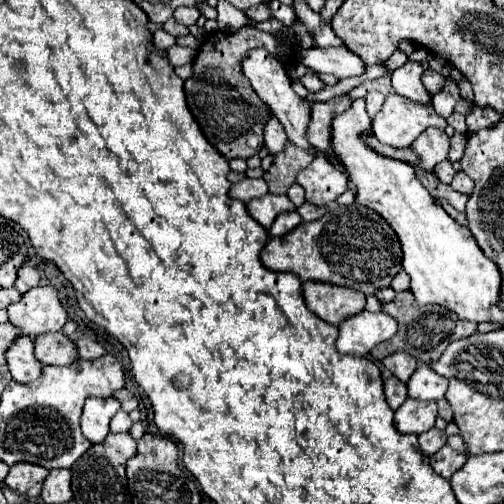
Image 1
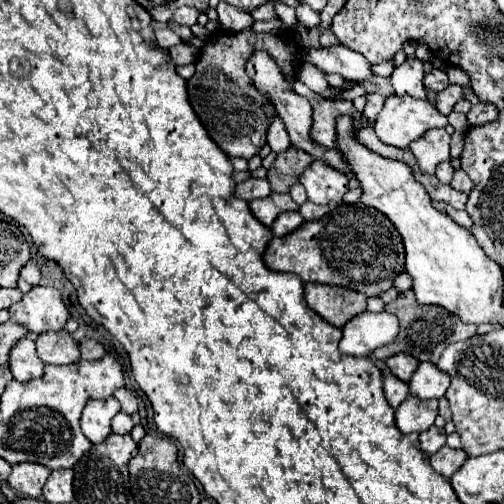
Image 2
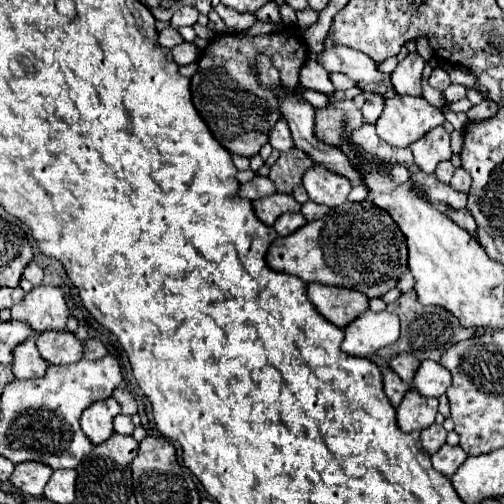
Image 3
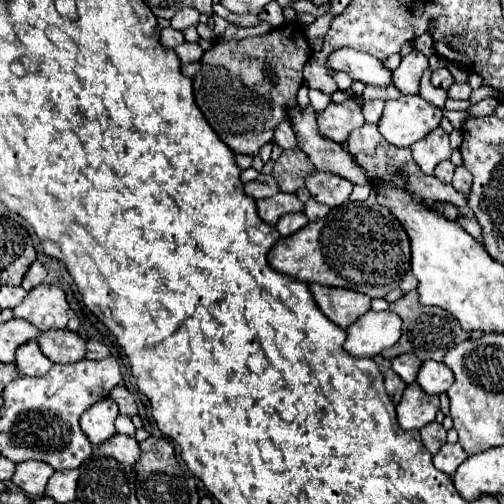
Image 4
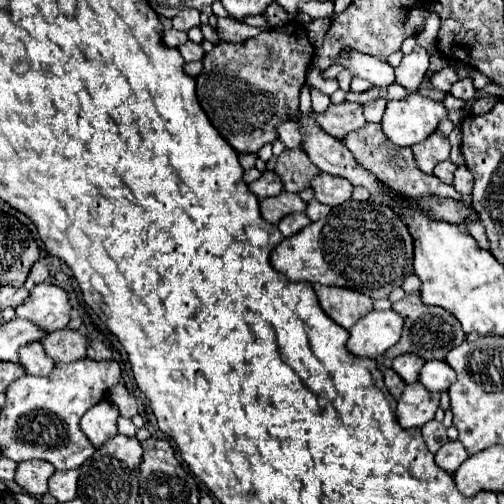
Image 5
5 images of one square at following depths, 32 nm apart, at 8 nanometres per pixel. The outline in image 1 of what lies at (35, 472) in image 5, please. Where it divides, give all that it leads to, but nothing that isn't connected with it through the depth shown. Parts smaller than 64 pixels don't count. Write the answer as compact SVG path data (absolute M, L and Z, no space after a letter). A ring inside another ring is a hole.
M20 462L20 464L10 466L10 472L4 480L4 486L8 486L10 490L14 490L18 494L28 496L28 498L38 498L46 476L48 476L46 468L42 468L38 464Z

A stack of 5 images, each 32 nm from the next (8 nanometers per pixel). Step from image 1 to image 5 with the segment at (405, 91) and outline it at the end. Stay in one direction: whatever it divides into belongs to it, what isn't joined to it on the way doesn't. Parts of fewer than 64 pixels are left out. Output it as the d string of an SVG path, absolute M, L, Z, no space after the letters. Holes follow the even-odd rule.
M416 46L408 56L402 58L400 66L396 68L396 84L404 86L408 92L416 92L428 70L428 58L430 54Z

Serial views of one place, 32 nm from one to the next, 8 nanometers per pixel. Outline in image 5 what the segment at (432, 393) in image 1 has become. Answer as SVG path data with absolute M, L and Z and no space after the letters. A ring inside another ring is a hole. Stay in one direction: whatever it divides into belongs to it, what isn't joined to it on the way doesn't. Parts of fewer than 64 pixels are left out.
M430 360L420 370L420 380L418 382L422 382L422 386L428 392L444 392L456 382L456 372L446 362Z

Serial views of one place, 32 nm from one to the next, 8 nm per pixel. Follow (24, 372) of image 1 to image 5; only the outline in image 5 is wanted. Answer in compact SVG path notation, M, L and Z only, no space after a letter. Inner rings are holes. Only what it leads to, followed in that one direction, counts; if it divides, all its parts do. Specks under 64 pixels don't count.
M40 342L26 344L24 348L20 348L18 356L20 356L18 364L24 368L26 374L48 376L48 372L52 372L52 368L54 368L54 360L50 360L50 356L46 356Z

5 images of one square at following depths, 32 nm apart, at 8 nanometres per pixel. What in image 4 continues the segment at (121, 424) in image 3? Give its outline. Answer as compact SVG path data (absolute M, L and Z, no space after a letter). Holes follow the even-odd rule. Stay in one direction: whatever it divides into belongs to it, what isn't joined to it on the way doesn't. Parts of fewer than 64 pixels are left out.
M118 416L114 426L116 426L116 432L126 434L126 436L134 436L134 432L136 432L136 428L134 428L134 424L132 424L132 420L128 416Z

